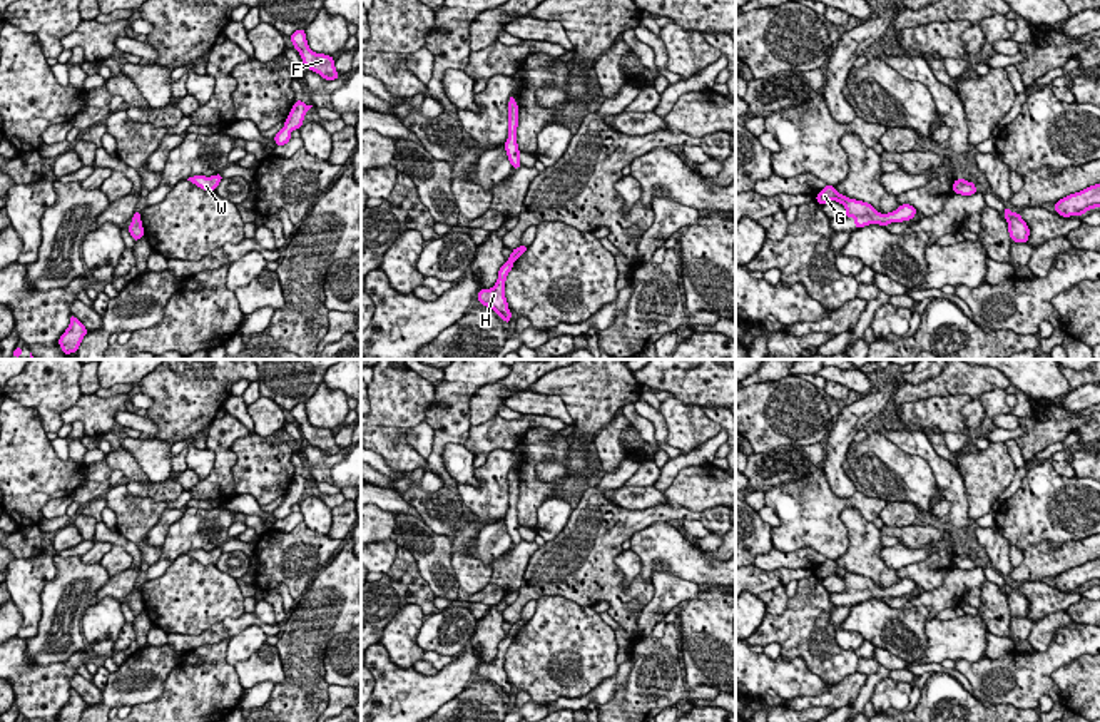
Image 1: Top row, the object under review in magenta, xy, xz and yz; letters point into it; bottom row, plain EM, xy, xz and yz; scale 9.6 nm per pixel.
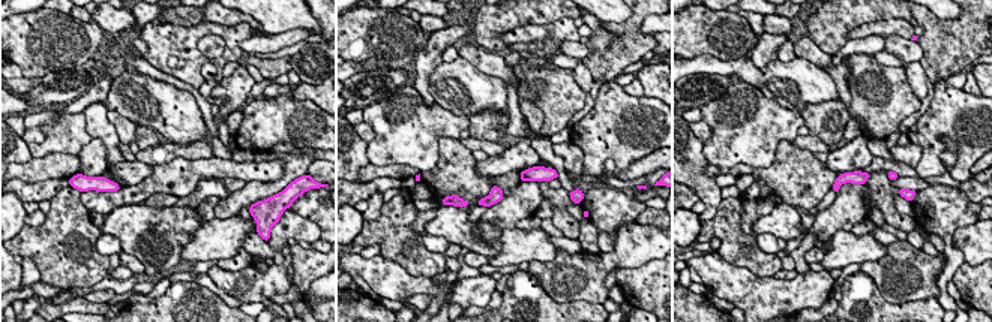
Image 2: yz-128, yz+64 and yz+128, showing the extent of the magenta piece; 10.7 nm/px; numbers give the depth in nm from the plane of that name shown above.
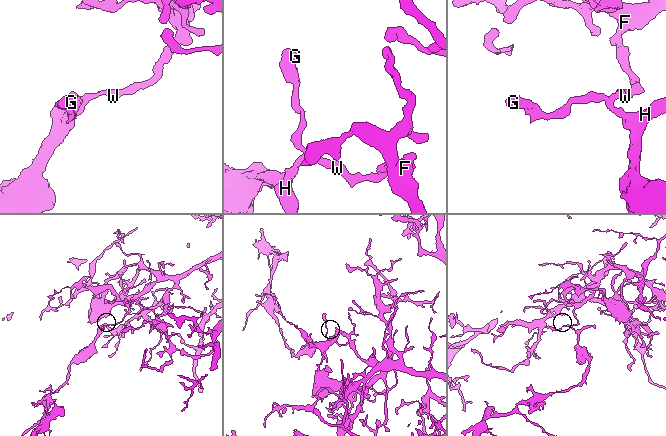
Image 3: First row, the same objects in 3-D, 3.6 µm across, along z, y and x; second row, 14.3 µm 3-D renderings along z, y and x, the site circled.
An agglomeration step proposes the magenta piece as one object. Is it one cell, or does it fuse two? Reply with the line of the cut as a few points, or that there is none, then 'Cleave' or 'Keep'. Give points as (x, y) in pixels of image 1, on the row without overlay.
Split along xz (509, 634), (512, 637). Cleave

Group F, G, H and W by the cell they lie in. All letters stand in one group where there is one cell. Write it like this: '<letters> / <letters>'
F G W / H

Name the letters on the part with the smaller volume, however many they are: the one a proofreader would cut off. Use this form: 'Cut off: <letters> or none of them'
Cut off: H

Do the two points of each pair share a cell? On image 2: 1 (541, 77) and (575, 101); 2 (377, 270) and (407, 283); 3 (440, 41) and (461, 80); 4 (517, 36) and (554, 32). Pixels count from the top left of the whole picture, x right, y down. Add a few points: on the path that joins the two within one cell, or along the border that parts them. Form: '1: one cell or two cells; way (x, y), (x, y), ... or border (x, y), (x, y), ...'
1: one cell; way (550, 86), (562, 98), (566, 98)
2: one cell; way (384, 277), (399, 283)
3: two cells; border (441, 60), (429, 77), (429, 93), (432, 96)
4: one cell; way (526, 35), (530, 32), (545, 32)

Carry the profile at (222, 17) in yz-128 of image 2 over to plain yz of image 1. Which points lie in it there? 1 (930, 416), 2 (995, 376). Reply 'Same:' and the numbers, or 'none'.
Same: 2

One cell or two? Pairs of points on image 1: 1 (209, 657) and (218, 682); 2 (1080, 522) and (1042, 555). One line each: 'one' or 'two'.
1: one
2: two

